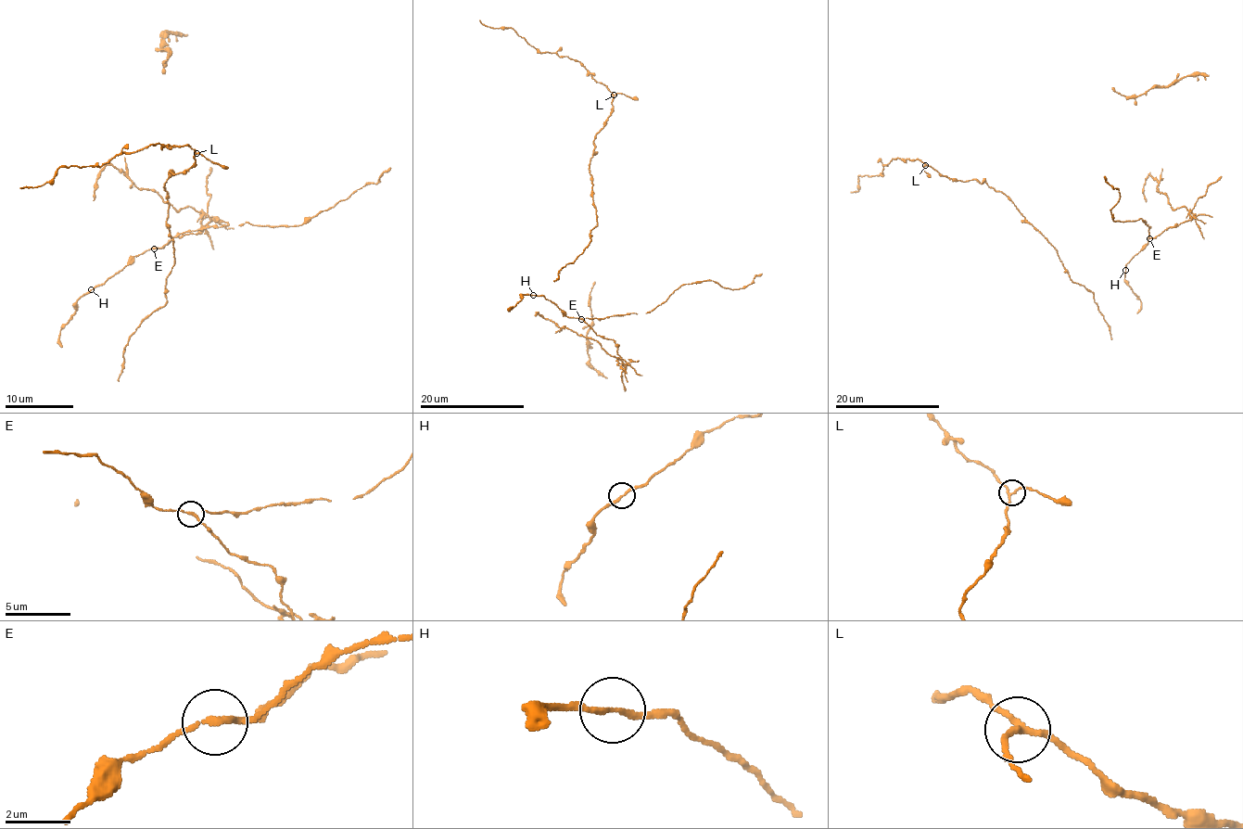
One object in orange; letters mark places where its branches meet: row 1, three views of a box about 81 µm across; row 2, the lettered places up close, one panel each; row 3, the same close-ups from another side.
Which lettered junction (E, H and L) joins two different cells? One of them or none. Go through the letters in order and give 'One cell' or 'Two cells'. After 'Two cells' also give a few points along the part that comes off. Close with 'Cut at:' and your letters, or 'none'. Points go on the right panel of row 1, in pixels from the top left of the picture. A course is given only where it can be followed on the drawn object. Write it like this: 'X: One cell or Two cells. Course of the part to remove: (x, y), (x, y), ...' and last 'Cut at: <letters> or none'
E: Two cells. Course of the part to remove: (1149, 238), (1156, 238), (1164, 229), (1192, 218), (1185, 207), (1173, 210), (1150, 174), (1144, 186), (1147, 202)
H: One cell
L: One cell
Cut at: E

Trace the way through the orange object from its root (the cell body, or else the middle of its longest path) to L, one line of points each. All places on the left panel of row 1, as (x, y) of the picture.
L: (140, 321), (164, 305), (166, 278), (174, 262), (166, 222), (164, 182), (170, 172), (188, 170), (196, 153)

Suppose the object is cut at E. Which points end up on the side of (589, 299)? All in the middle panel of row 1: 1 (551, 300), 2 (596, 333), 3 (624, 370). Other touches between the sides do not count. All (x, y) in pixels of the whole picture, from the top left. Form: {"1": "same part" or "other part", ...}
{"1": "same part", "2": "other part", "3": "other part"}

